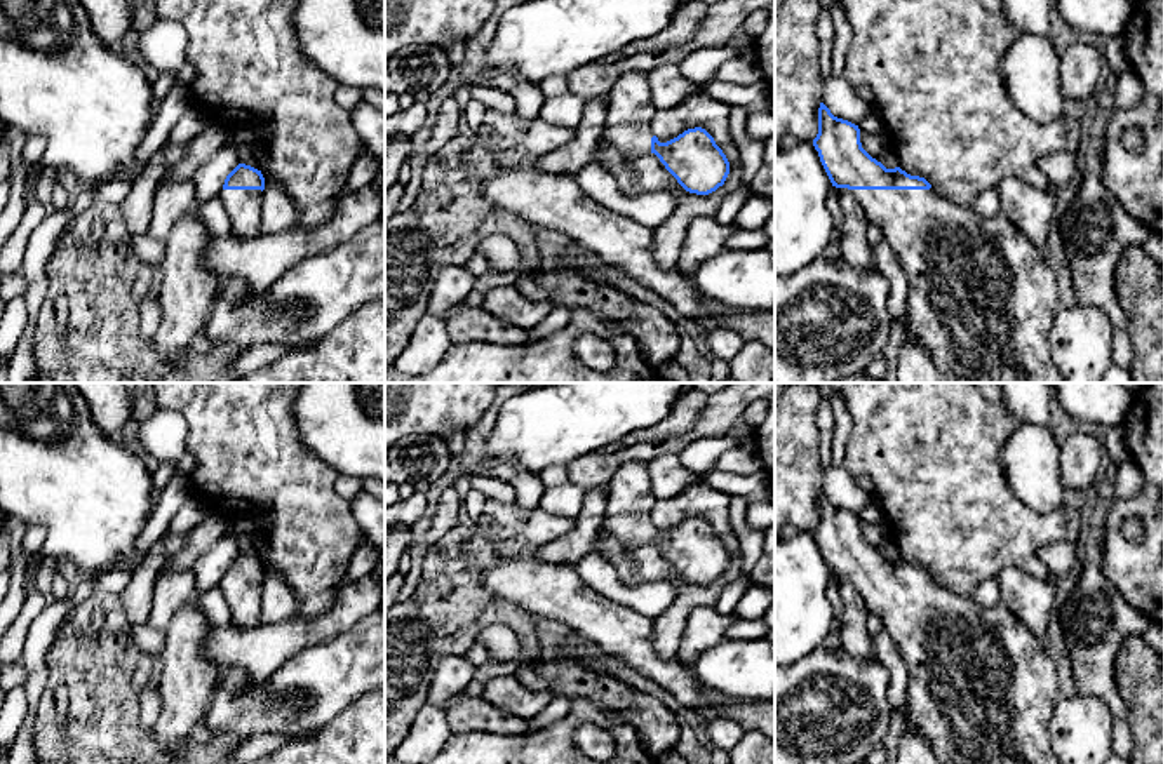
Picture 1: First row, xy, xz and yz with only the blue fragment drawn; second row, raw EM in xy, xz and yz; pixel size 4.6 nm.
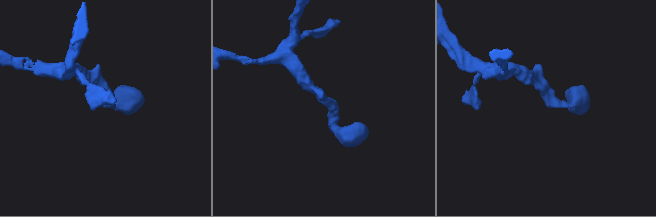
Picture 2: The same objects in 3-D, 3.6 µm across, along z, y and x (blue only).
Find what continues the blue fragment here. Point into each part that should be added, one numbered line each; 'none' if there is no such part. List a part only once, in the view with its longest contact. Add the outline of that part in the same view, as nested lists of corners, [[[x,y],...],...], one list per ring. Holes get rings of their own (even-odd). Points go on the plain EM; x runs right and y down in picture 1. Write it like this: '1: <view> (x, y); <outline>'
1: yz (981, 688); [[[851,580],[855,590],[864,597],[869,613],[881,618],[884,630],[902,653],[907,663],[907,710],[918,729],[930,743],[938,764],[1062,764],[1050,745],[1050,719],[1059,700],[1057,668],[1038,639],[1018,618],[1001,602],[994,607],[982,607],[973,597],[961,597],[944,590],[930,580]]]

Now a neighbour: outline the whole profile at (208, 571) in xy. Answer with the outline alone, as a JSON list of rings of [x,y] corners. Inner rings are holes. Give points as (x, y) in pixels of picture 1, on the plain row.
[[[228,531],[209,552],[205,552],[193,566],[195,586],[200,592],[212,590],[223,580],[226,566],[240,553],[237,534]]]

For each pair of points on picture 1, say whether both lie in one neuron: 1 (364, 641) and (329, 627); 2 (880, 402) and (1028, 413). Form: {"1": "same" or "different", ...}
{"1": "different", "2": "different"}

